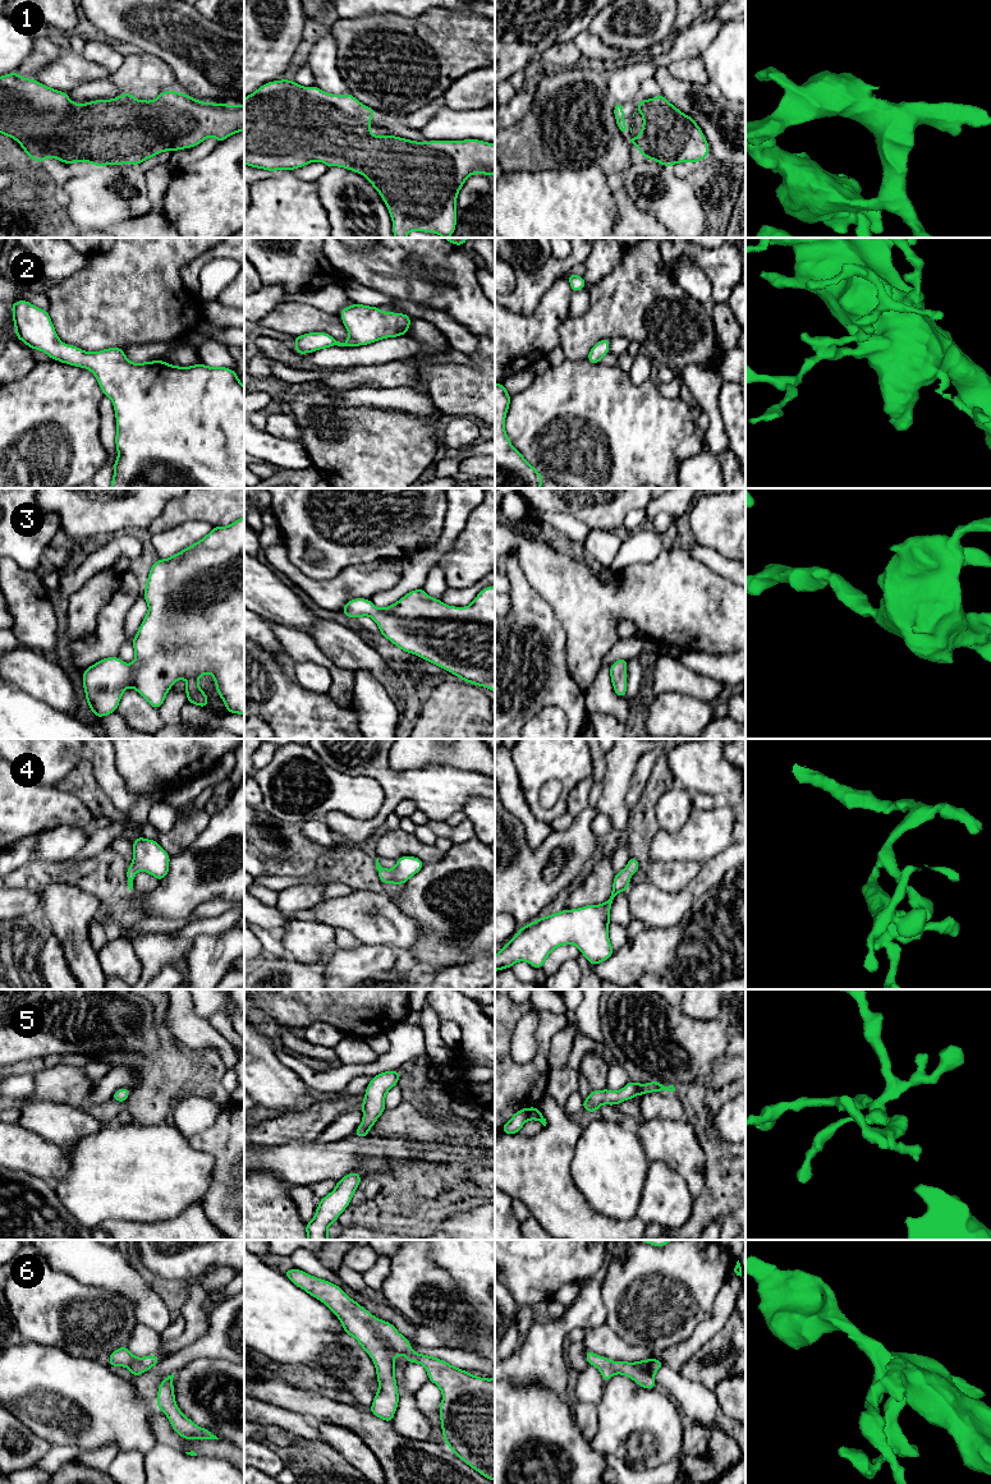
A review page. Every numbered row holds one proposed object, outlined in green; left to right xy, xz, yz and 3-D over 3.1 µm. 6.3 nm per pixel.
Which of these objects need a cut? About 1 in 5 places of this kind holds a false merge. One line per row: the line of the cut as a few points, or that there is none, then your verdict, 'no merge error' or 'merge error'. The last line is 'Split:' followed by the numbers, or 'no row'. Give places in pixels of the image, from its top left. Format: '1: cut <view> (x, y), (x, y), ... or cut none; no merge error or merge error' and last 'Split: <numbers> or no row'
1: cut none; no merge error
2: cut none; no merge error
3: cut none; no merge error
4: cut none; no merge error
5: cut none; no merge error
6: cut none; no merge error
Split: no row

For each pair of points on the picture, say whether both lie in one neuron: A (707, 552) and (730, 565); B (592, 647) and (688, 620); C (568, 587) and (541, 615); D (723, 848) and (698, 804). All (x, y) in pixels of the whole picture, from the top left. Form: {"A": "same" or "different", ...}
{"A": "same", "B": "same", "C": "different", "D": "different"}

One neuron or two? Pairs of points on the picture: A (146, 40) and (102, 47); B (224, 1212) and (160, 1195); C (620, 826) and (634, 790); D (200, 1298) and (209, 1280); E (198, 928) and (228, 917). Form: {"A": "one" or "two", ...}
{"A": "two", "B": "two", "C": "two", "D": "two", "E": "one"}

